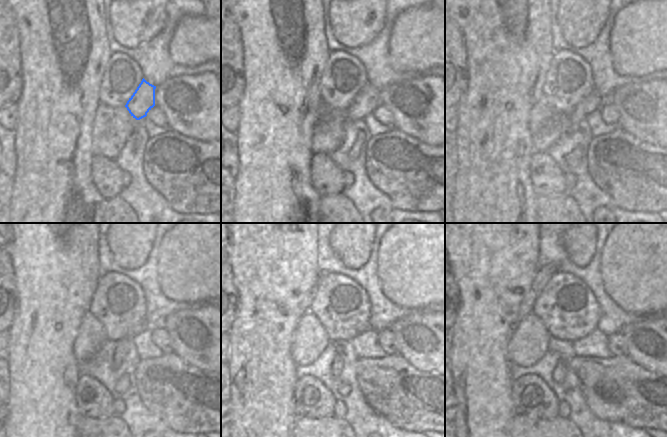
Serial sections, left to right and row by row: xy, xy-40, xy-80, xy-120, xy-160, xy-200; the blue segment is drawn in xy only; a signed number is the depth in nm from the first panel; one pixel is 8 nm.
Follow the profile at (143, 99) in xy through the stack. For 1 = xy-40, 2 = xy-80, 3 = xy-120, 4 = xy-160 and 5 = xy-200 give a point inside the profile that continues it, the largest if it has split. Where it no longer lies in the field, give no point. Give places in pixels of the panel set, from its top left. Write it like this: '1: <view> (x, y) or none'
1: xy-40 (367, 99)
2: xy-80 (593, 102)
3: xy-120 (122, 348)
4: xy-160 (337, 365)
5: xy-200 (560, 371)

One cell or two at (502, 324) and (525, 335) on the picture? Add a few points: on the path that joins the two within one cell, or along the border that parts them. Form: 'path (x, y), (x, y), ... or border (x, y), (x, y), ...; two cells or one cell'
border (521, 320), (507, 345), (506, 352); two cells

